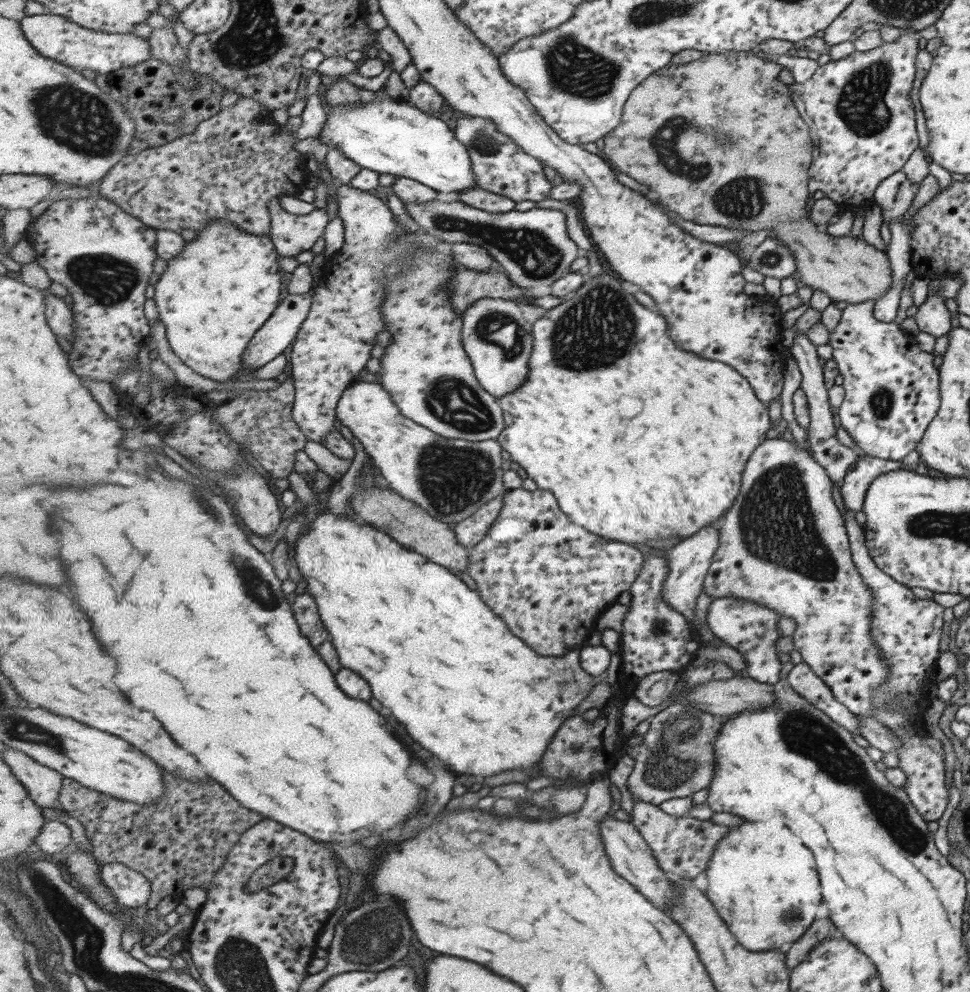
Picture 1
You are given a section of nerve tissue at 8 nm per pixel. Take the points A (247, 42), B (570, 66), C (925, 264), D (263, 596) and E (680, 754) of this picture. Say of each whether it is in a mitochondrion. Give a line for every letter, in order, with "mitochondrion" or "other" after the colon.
A: mitochondrion
B: mitochondrion
C: other
D: mitochondrion
E: mitochondrion

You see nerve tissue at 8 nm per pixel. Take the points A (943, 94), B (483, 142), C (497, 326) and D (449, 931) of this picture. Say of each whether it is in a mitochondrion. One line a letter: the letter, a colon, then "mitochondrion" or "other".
A: other
B: mitochondrion
C: mitochondrion
D: other

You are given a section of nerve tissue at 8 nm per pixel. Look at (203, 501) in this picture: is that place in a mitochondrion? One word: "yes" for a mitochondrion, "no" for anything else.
yes

